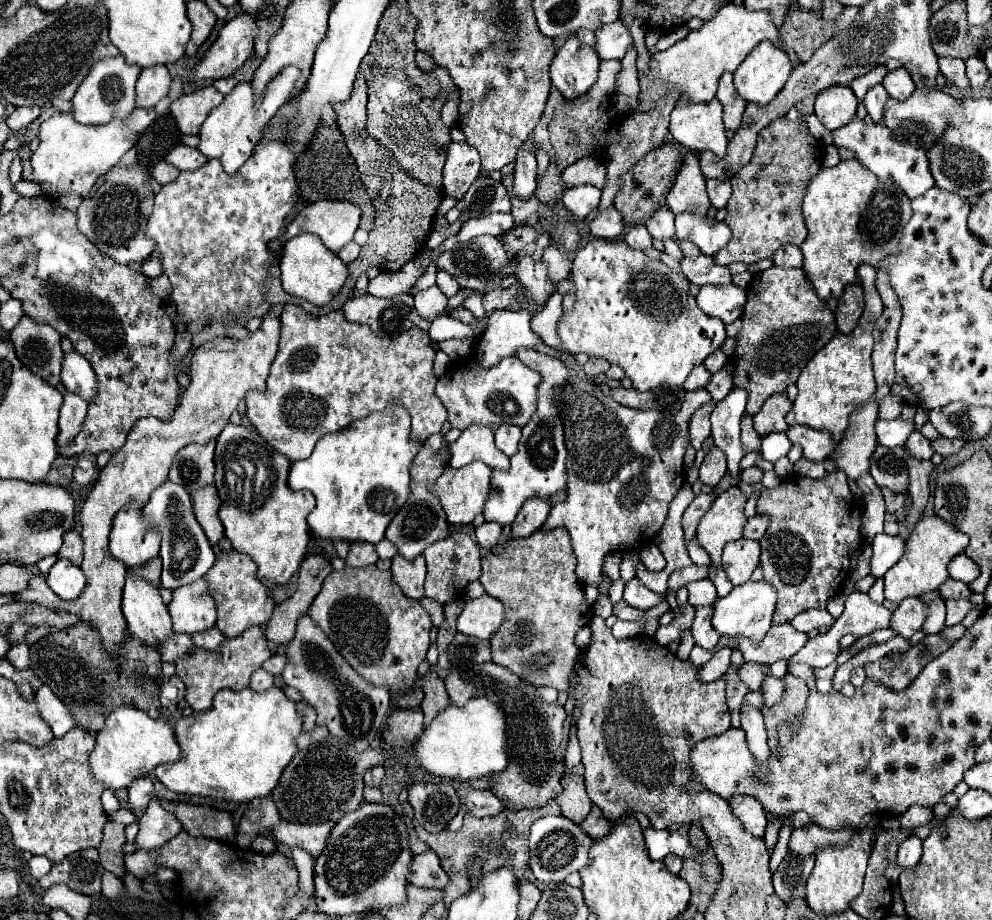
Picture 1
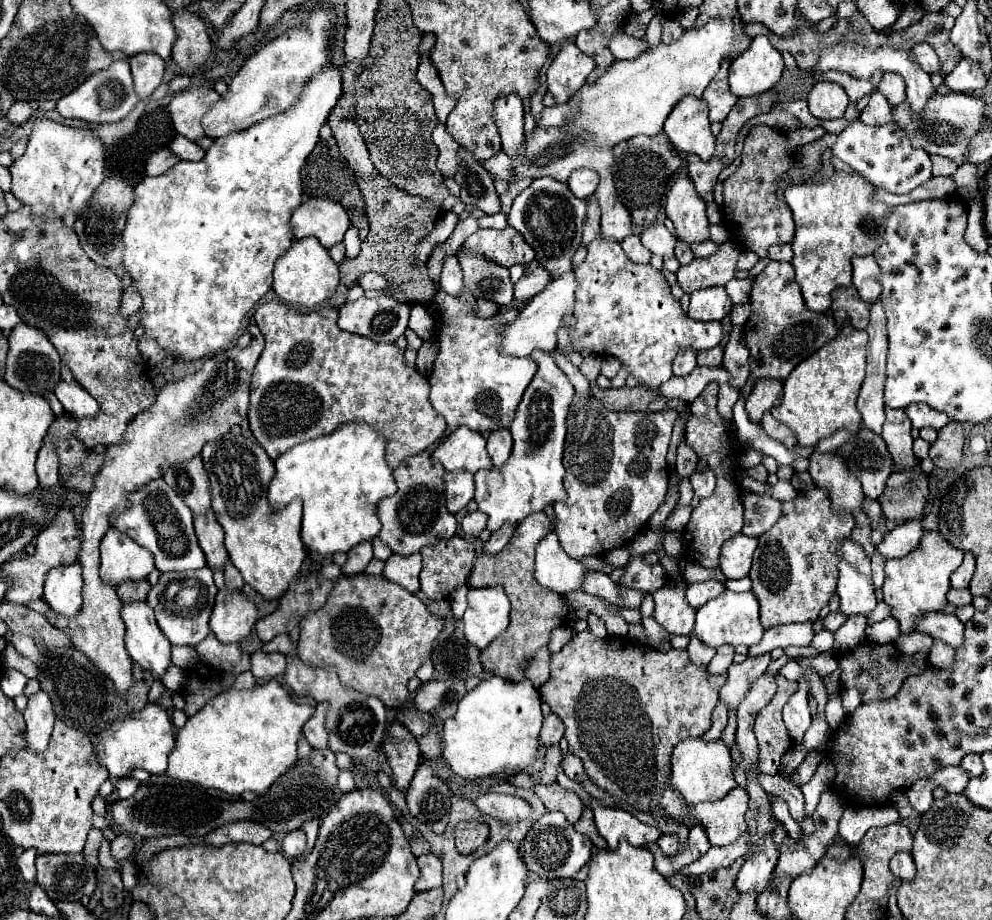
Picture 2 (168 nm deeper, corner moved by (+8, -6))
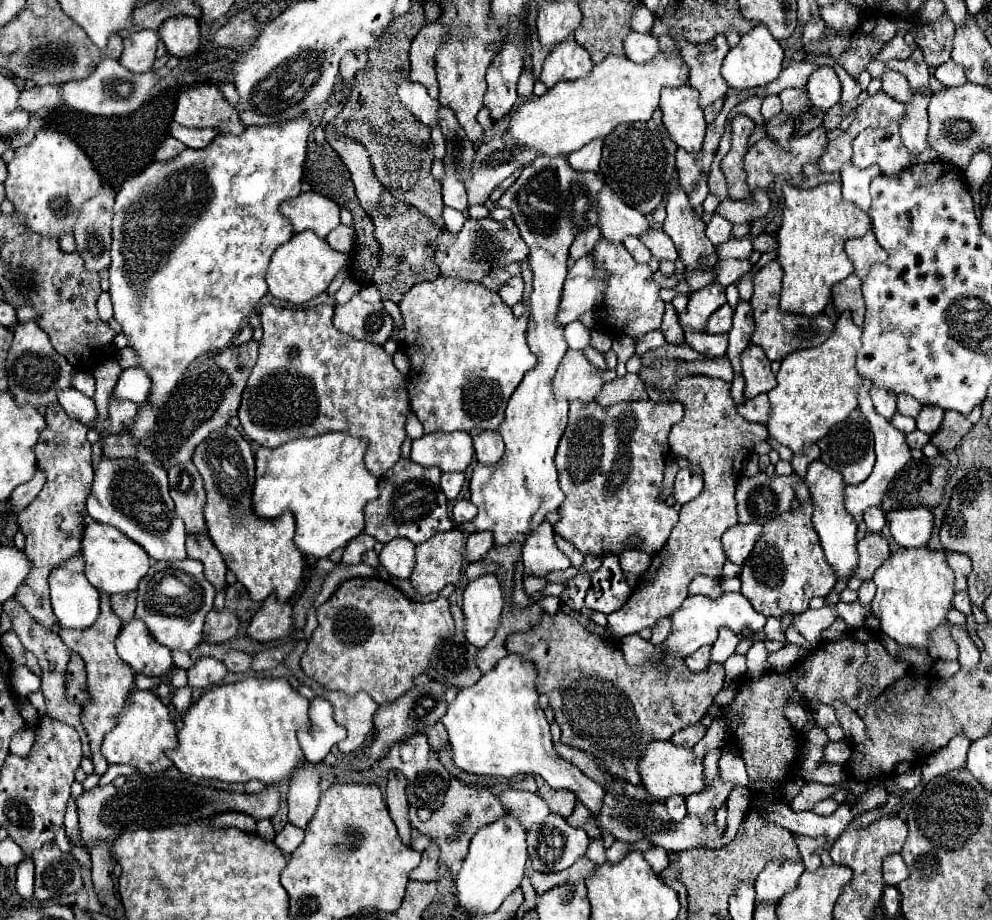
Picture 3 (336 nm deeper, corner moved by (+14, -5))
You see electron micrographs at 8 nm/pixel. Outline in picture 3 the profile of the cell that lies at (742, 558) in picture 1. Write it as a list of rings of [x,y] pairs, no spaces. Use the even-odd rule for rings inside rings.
[[[737,523],[731,529],[727,529],[723,535],[723,547],[725,547],[727,559],[731,563],[743,565],[743,561],[749,557],[761,533],[763,533],[763,527],[757,523],[749,523],[749,525]]]

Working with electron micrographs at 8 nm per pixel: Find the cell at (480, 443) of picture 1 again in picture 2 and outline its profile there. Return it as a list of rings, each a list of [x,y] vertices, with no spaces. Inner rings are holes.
[[[461,426],[453,430],[443,444],[437,446],[437,450],[431,456],[433,460],[441,462],[447,472],[467,470],[491,470],[493,462],[485,450],[485,438],[479,432],[469,430],[467,426]]]

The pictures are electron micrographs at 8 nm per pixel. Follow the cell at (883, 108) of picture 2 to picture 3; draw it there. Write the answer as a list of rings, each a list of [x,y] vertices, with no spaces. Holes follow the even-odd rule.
[[[877,93],[877,95],[869,95],[861,105],[859,111],[853,119],[853,123],[849,125],[847,133],[851,137],[855,137],[857,133],[861,133],[867,127],[887,127],[891,123],[899,123],[905,115],[905,103],[895,101],[893,97],[889,97],[887,93]]]

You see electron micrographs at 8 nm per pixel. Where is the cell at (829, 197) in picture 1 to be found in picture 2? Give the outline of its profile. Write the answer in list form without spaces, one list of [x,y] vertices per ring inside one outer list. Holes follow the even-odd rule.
[[[835,170],[823,182],[805,182],[797,186],[789,186],[785,190],[785,202],[789,204],[795,218],[795,242],[793,246],[793,268],[795,280],[801,286],[803,300],[813,312],[825,312],[831,306],[831,292],[839,286],[851,286],[851,258],[855,256],[871,256],[879,242],[883,242],[883,222],[887,214],[891,214],[891,206],[873,198],[873,190],[869,182],[853,172]]]

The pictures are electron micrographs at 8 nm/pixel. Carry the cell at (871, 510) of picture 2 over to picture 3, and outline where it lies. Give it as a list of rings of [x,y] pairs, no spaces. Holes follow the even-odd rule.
[[[873,507],[873,509],[869,509],[869,511],[865,513],[865,525],[867,525],[867,529],[869,529],[871,533],[881,533],[881,529],[883,529],[885,523],[887,523],[887,519],[885,519],[883,509]]]

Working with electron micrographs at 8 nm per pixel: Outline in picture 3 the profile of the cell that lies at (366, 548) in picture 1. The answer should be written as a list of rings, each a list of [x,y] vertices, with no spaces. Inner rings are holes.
[[[361,533],[357,535],[347,547],[345,547],[345,553],[343,553],[343,565],[357,565],[361,563],[361,555],[369,549],[373,549],[373,545],[377,543],[375,537],[369,537],[367,533]]]

